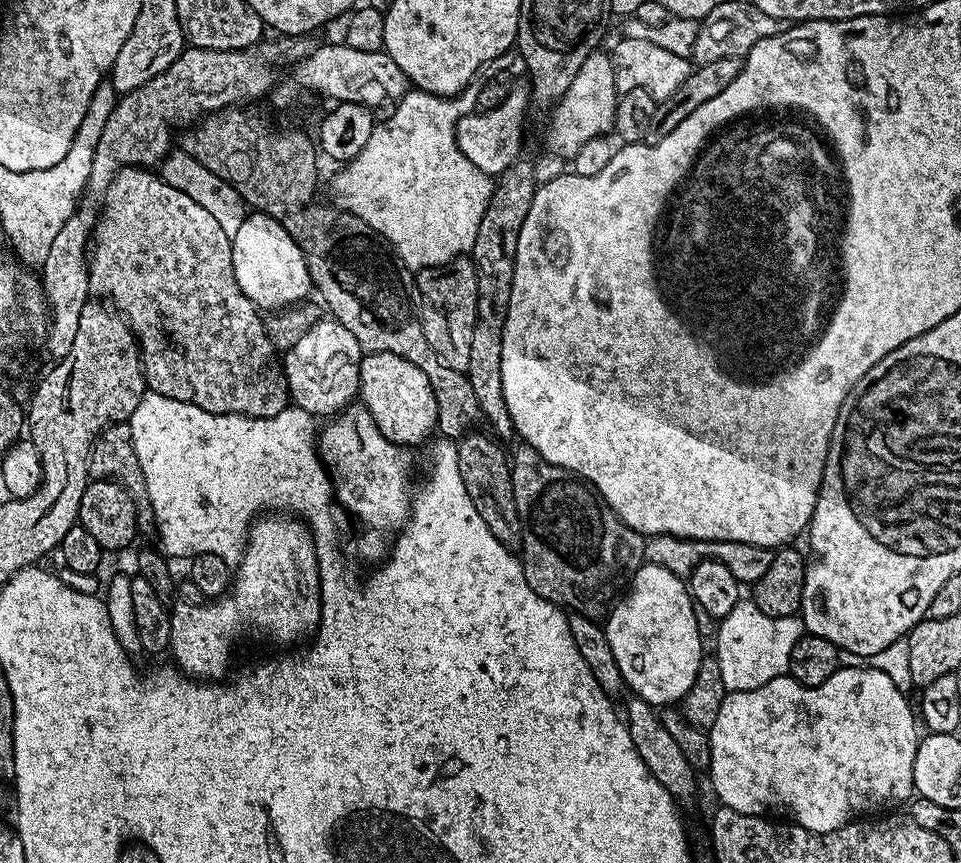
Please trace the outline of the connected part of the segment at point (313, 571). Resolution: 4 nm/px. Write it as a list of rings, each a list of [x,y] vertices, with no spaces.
[[[264,514],[253,523],[248,529],[248,543],[244,546],[244,555],[240,557],[240,563],[235,565],[234,579],[231,588],[219,598],[209,599],[200,605],[190,605],[180,602],[171,609],[170,615],[170,656],[173,656],[175,667],[189,678],[195,678],[205,682],[216,682],[220,676],[232,664],[232,651],[236,648],[236,643],[243,638],[247,632],[253,632],[256,636],[261,636],[264,640],[273,640],[276,644],[296,644],[299,640],[307,641],[320,627],[320,560],[316,556],[316,543],[312,540],[312,530],[305,521],[293,518],[288,514]]]

